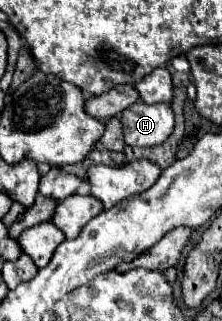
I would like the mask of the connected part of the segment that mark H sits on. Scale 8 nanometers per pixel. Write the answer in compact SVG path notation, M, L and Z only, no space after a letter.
M135 102L121 112L123 138L127 146L157 146L173 132L173 110L167 102L145 104Z

